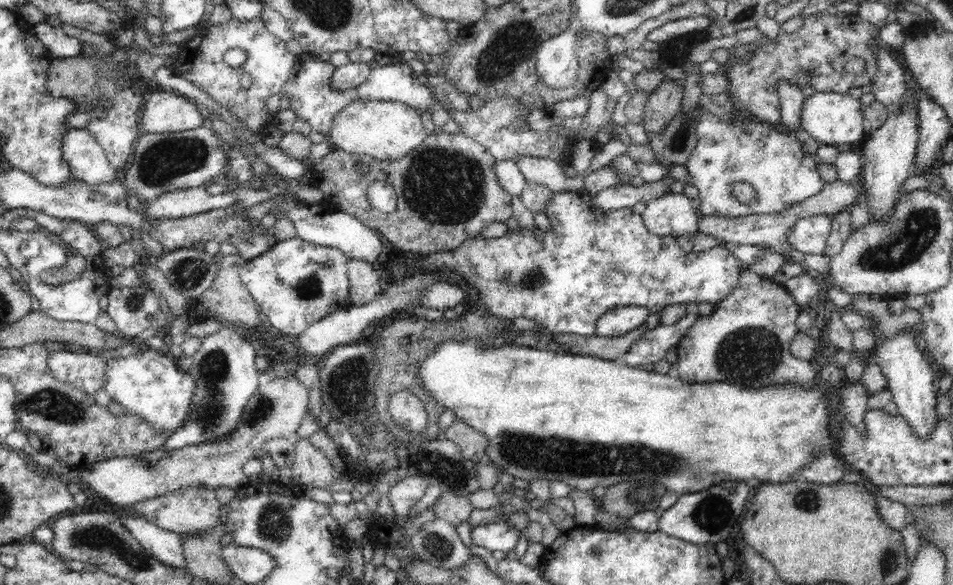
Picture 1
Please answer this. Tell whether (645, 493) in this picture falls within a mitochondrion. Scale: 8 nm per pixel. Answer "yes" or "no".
yes

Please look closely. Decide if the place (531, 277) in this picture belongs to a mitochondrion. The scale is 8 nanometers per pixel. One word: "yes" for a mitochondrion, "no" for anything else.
yes

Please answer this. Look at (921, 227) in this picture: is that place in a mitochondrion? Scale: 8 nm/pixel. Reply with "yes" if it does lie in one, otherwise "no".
yes

